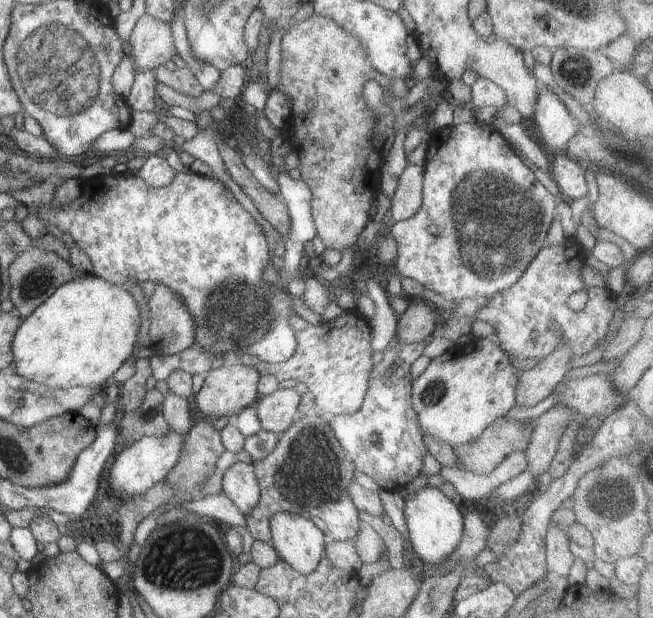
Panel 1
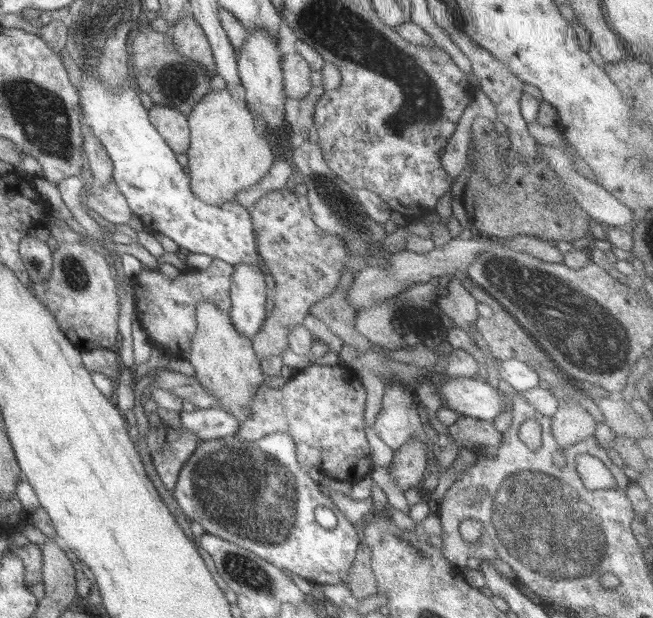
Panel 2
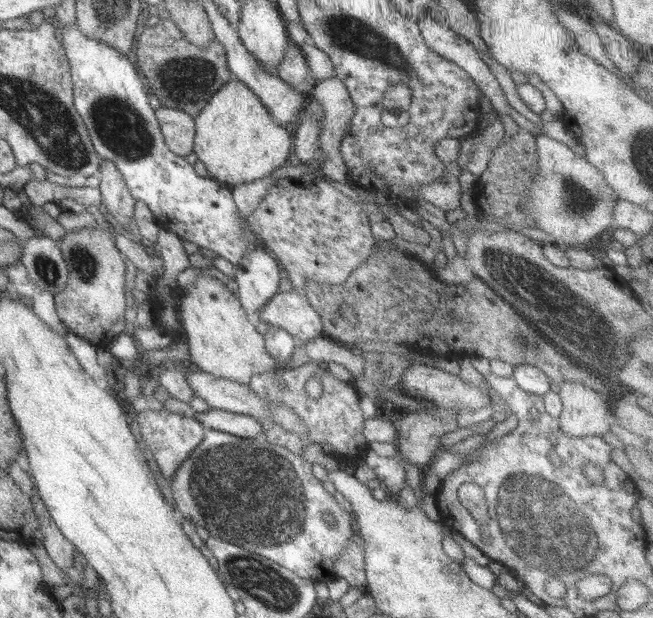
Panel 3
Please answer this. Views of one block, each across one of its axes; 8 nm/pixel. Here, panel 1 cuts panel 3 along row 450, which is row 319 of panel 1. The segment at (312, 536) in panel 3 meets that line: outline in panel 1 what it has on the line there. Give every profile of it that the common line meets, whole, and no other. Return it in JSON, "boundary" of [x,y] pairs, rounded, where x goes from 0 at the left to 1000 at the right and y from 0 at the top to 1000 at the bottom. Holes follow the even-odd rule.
{"boundary":[[[198,278],[178,280],[150,286],[141,286],[126,293],[124,314],[112,325],[101,327],[101,330],[86,330],[78,325],[77,328],[60,333],[58,350],[63,359],[72,366],[87,366],[95,375],[107,379],[116,398],[136,414],[141,429],[144,429],[144,442],[147,448],[167,455],[168,458],[178,458],[187,461],[190,455],[201,453],[208,458],[219,458],[222,455],[233,455],[237,460],[251,460],[257,463],[263,472],[270,472],[288,505],[294,508],[297,515],[297,528],[300,528],[300,550],[315,570],[328,570],[334,576],[343,576],[343,581],[335,584],[354,584],[354,574],[358,570],[383,573],[383,576],[392,576],[403,586],[410,587],[432,587],[443,583],[453,570],[455,549],[452,537],[444,528],[444,508],[452,508],[452,502],[447,497],[447,479],[436,466],[426,466],[417,458],[404,453],[404,437],[410,430],[413,417],[413,405],[410,403],[410,392],[407,392],[409,379],[401,372],[401,367],[360,320],[352,320],[346,314],[343,298],[331,290],[322,290],[320,286],[309,285],[306,282],[292,280],[274,280],[270,278],[266,291],[253,303],[234,303],[227,298],[224,291],[211,283],[205,283]]]}

